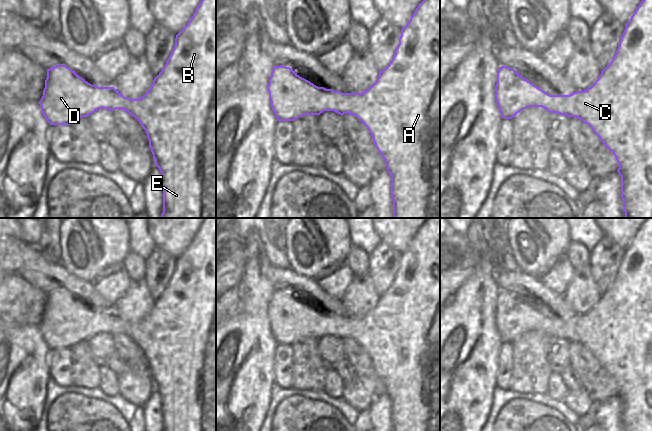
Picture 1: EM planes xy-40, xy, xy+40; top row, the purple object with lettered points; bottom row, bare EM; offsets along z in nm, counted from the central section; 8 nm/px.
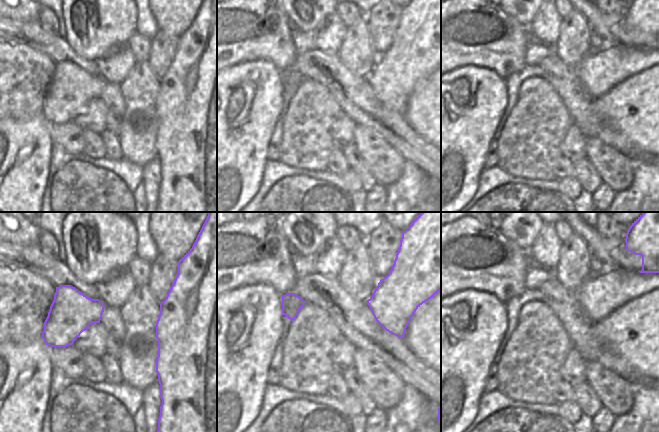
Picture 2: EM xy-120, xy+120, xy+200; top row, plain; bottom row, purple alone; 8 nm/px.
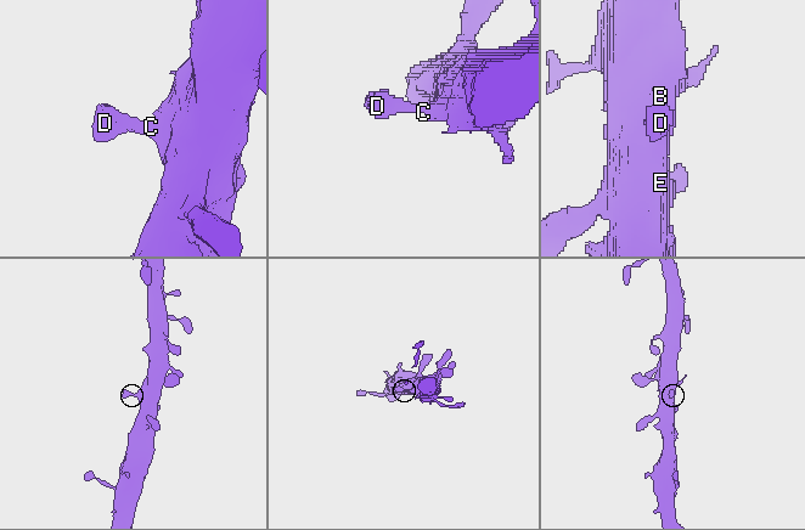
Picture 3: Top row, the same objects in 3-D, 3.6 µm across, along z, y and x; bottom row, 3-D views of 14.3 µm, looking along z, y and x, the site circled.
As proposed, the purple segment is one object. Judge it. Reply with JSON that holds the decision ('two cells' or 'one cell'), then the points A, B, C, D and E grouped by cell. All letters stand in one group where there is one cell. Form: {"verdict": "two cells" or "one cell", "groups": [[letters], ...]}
{"verdict": "one cell", "groups": [["A", "B", "C", "D", "E"]]}

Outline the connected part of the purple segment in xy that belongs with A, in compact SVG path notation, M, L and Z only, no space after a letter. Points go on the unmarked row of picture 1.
M426 218L409 246L401 253L391 286L362 317L342 317L318 311L284 289L274 290L267 310L277 345L294 345L304 339L334 335L354 339L370 356L391 400L393 431L440 431L440 218Z

